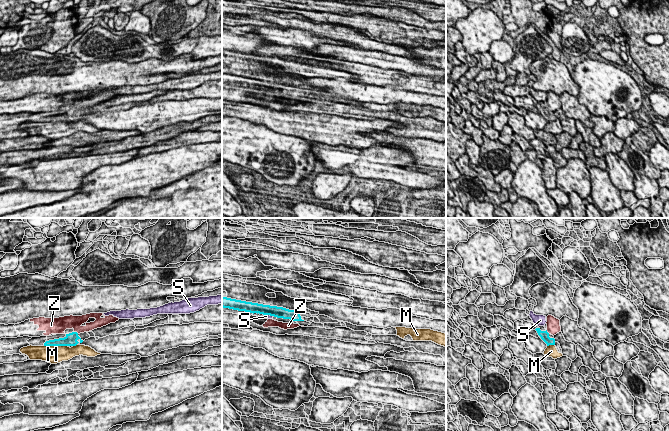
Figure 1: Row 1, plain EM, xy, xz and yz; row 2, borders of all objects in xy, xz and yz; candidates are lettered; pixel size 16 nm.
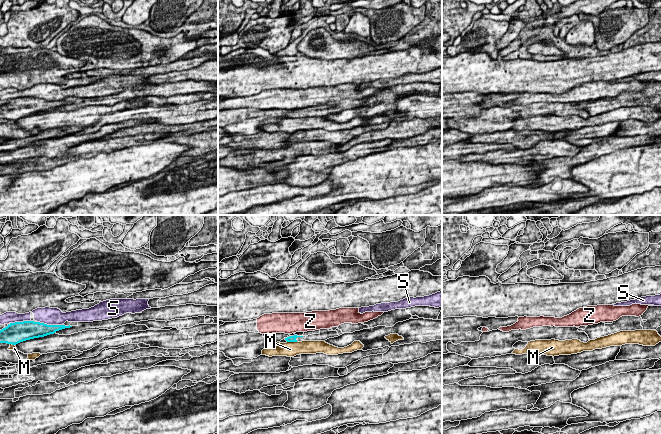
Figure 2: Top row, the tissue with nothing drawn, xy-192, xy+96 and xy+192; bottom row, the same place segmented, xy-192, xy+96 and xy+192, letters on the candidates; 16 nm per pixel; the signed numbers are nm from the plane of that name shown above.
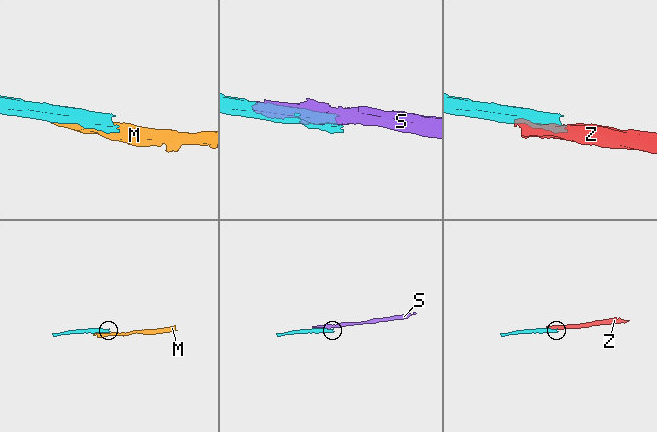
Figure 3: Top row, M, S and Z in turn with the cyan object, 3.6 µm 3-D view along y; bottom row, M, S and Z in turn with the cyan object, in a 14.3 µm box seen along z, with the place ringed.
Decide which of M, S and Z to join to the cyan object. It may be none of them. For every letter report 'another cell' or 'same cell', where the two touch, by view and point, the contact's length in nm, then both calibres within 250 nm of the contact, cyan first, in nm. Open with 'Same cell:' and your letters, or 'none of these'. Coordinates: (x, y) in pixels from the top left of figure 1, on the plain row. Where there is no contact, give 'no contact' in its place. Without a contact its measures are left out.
Same cell: none of these
M: another cell; meets cyan in xy at (56, 121); contact 380 nm long; 190 nm thick on the cyan side, 280 nm on the other
S: another cell; meets cyan in xz at (268, 90); contact 150 nm long; 190 nm thick on the cyan side, 60 nm on the other
Z: another cell; meets cyan in xy at (76, 108); contact 90 nm long; 190 nm thick on the cyan side, 220 nm on the other

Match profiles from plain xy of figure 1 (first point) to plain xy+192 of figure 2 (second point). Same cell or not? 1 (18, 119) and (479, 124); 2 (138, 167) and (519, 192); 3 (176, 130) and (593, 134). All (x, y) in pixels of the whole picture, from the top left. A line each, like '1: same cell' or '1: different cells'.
1: same cell
2: different cells
3: different cells

